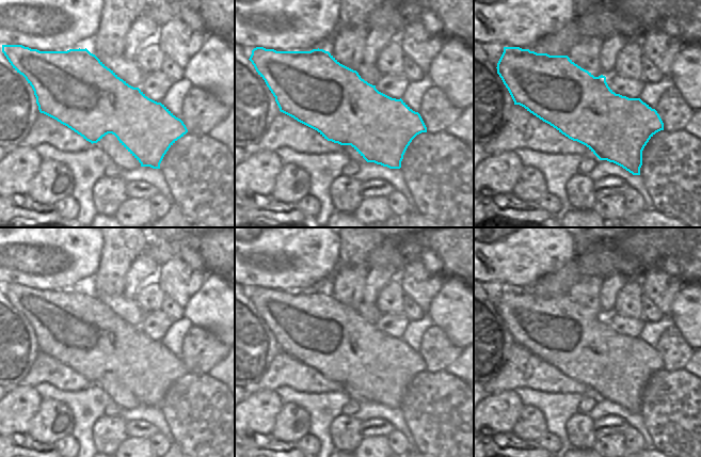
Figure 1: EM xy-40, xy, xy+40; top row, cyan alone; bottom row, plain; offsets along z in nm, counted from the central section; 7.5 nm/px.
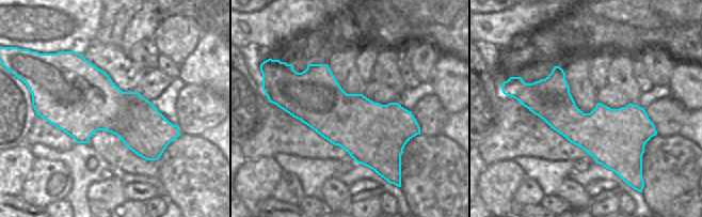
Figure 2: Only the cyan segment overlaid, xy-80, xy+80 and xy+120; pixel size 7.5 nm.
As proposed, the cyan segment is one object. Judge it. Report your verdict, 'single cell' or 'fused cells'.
single cell

